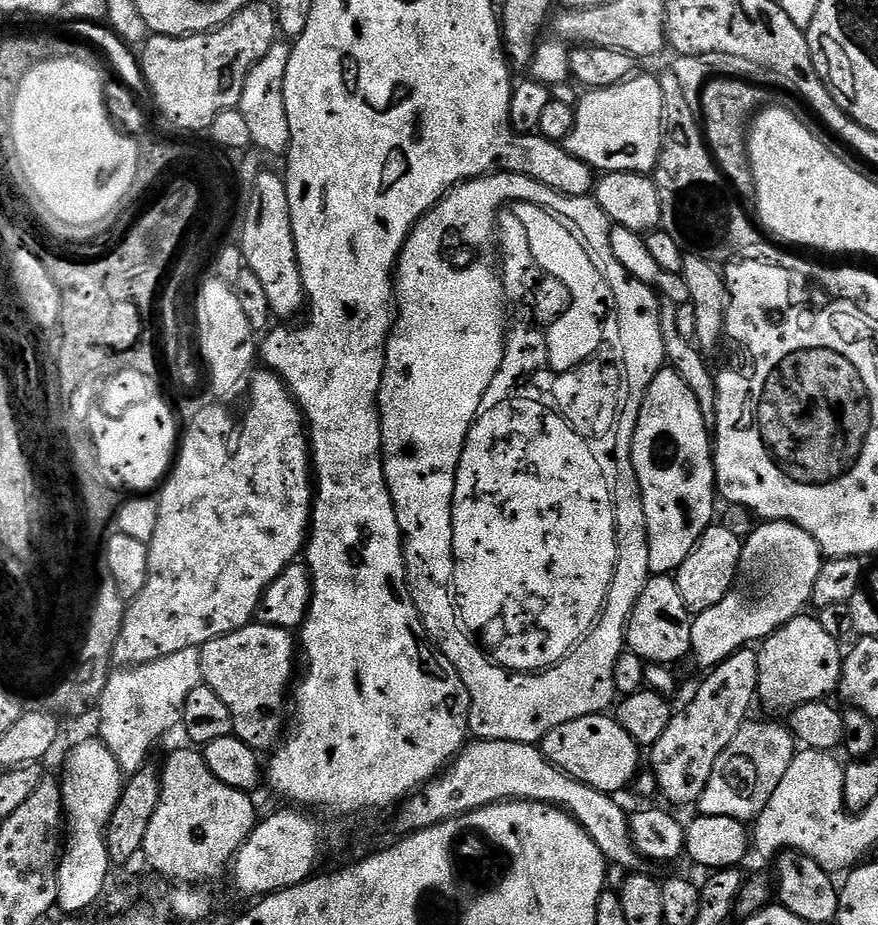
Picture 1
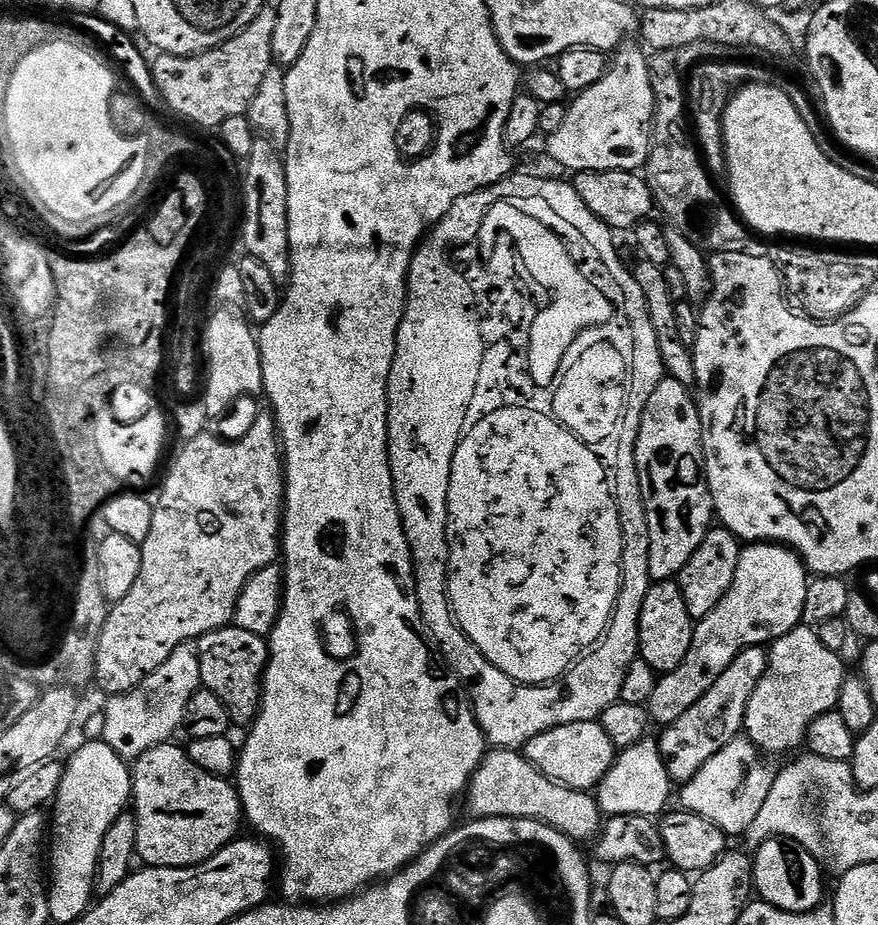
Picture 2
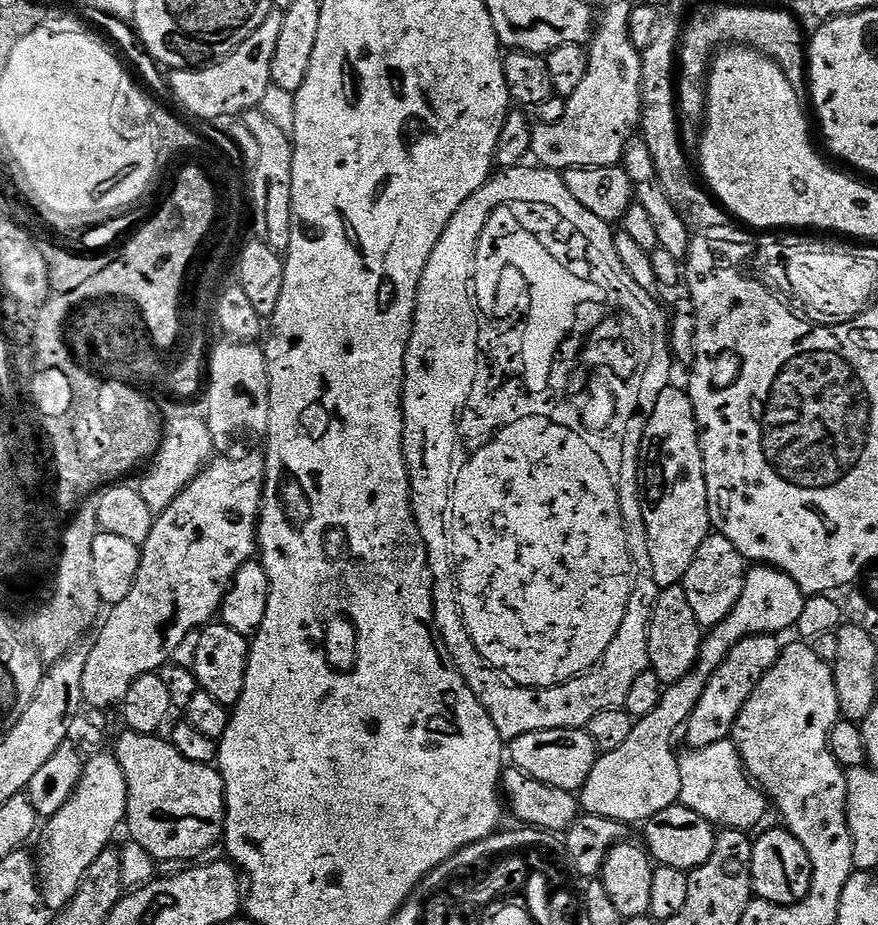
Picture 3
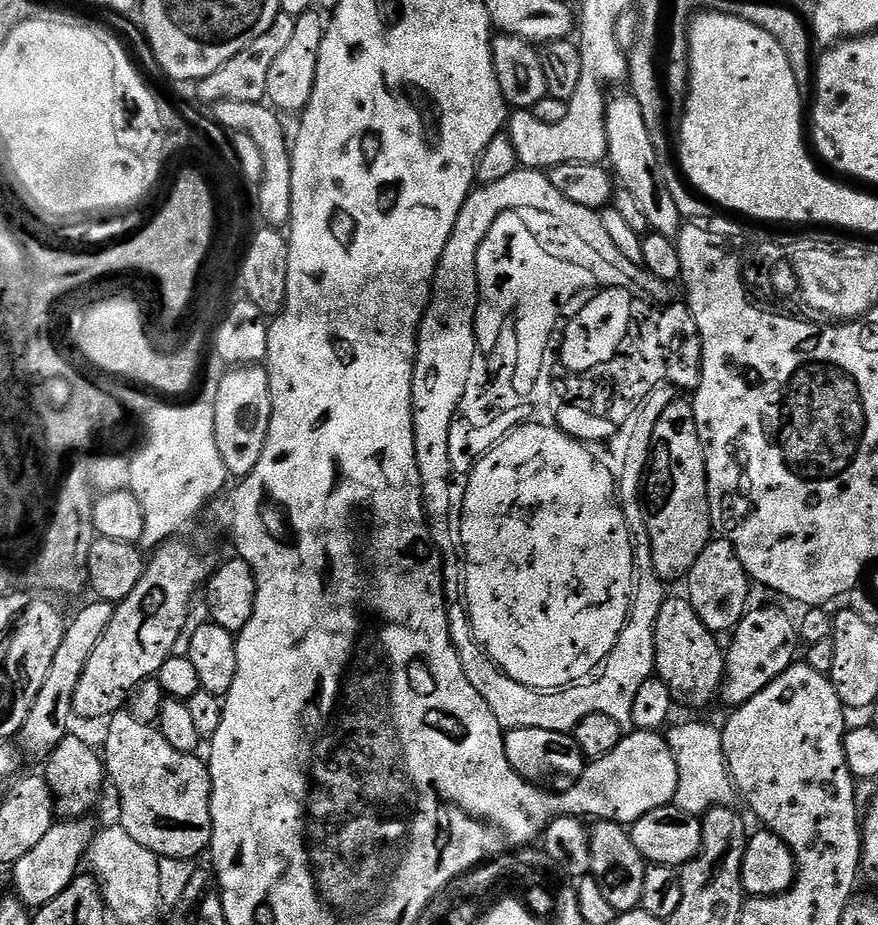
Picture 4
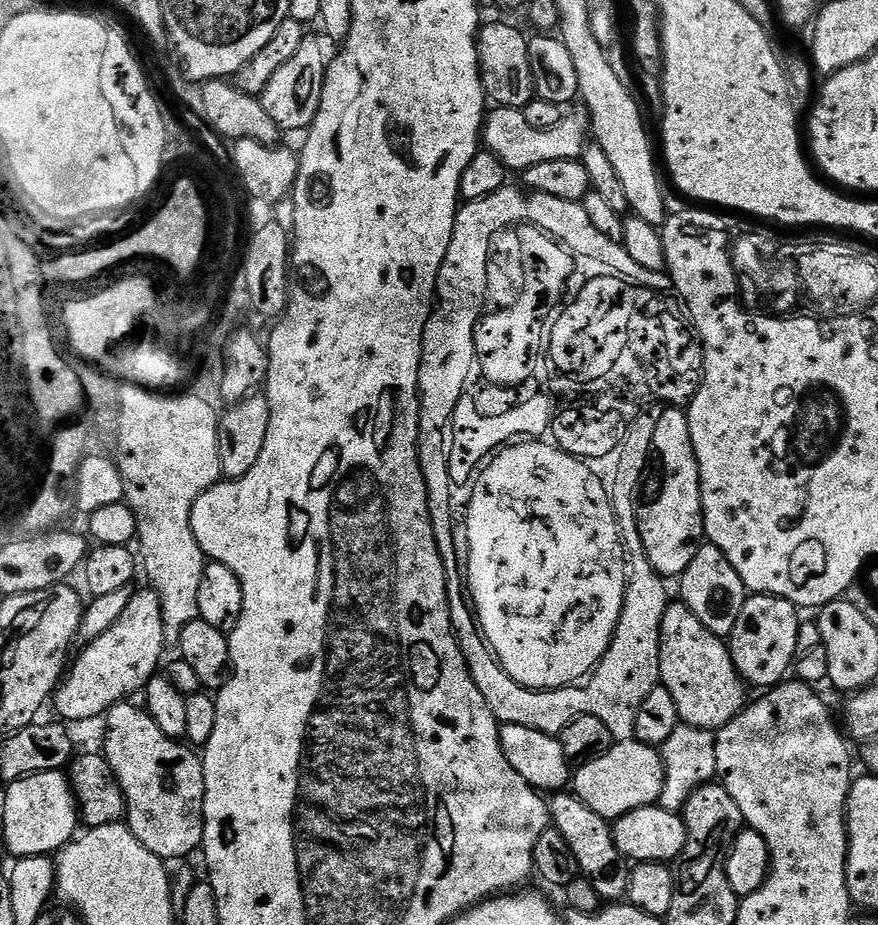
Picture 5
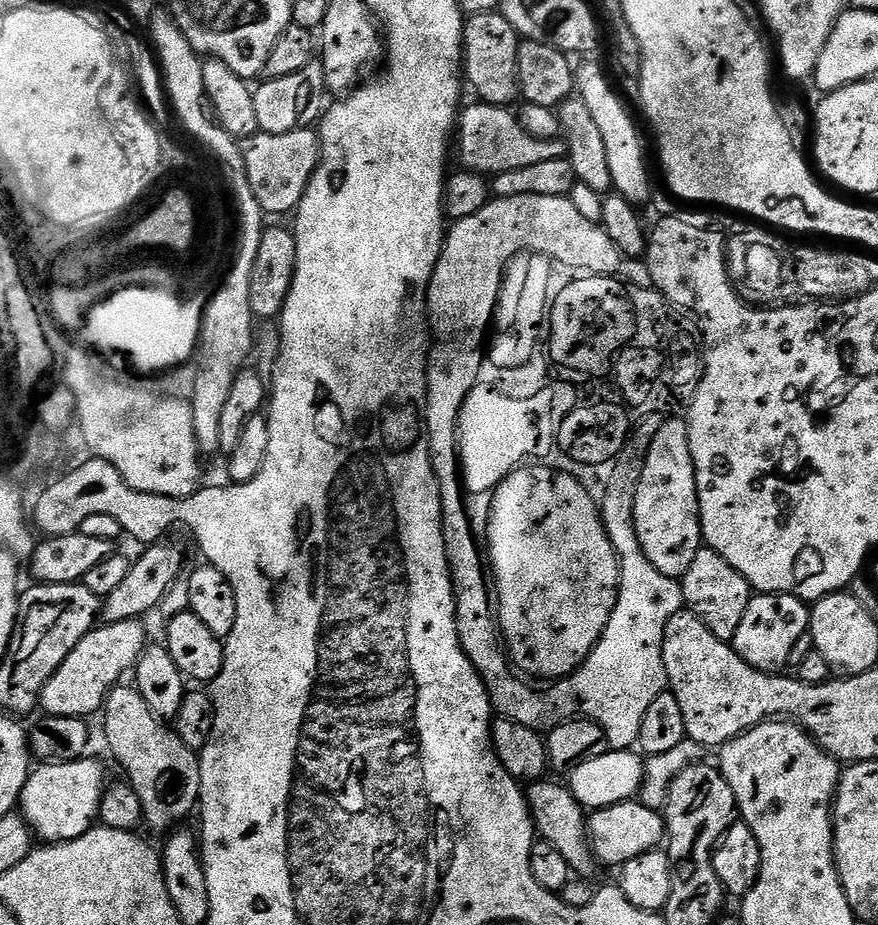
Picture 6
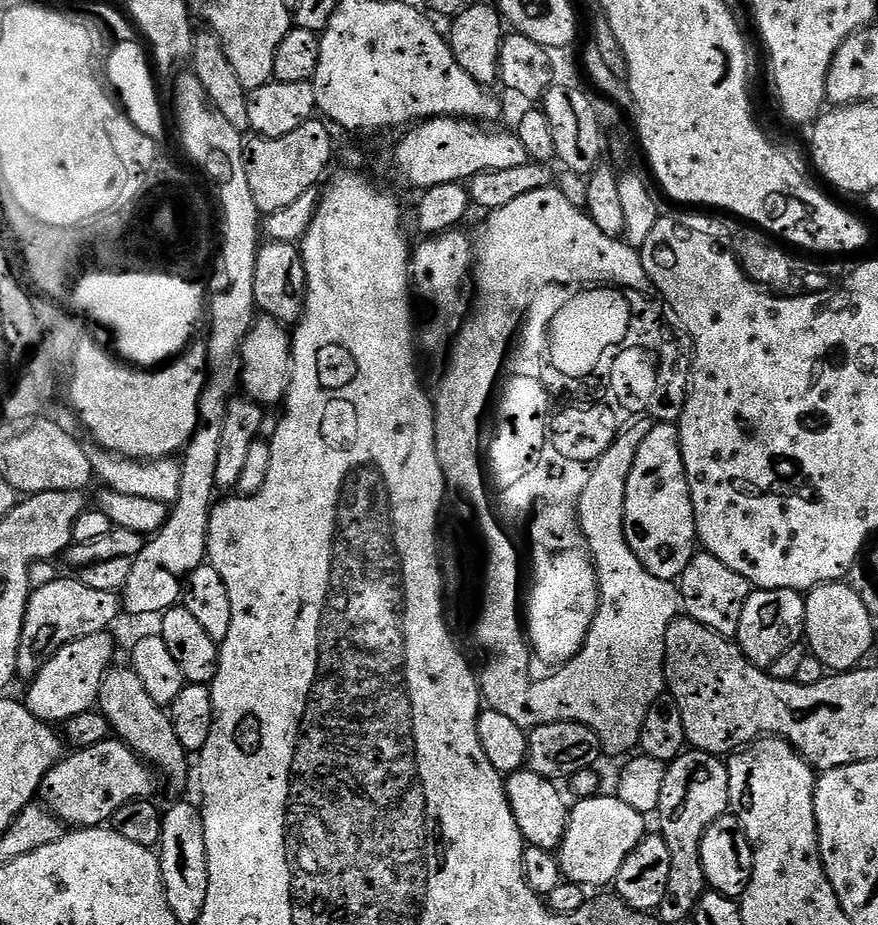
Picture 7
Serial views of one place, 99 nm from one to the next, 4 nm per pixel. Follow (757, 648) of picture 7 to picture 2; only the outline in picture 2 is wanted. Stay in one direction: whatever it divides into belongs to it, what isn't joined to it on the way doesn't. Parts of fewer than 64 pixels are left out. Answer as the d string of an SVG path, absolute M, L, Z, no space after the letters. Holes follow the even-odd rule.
M763 647L742 650L742 654L738 654L738 658L734 658L734 662L730 662L730 666L718 674L718 682L714 682L714 686L710 686L710 690L706 690L706 694L702 694L702 698L698 698L698 702L694 702L686 714L682 714L682 718L661 731L664 733L658 736L660 753L673 785L689 784L694 774L698 774L698 770L702 770L702 766L706 766L706 762L710 762L710 758L722 750L722 746L744 732L744 715L750 694L754 694L754 686L758 686L764 677L767 665L768 654Z

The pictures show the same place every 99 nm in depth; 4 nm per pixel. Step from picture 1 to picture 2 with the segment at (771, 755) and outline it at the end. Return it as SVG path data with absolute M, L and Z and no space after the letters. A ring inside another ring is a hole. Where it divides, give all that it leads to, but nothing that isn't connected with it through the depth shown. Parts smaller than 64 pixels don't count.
M744 734L737 736L722 746L722 750L718 750L718 754L714 754L698 774L694 774L689 784L679 789L679 807L714 822L714 826L724 831L725 837L743 837L770 795L774 768L763 759L767 760L753 740Z

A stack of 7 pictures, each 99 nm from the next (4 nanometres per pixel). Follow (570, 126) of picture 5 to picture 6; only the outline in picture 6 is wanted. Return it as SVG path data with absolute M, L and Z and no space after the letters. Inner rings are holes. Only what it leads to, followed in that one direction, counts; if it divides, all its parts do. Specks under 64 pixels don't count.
M472 102L458 116L455 147L460 147L460 160L470 172L495 174L506 170L522 170L522 166L535 166L537 162L550 162L550 158L564 156L563 139L539 140L522 130L517 113L499 104Z

